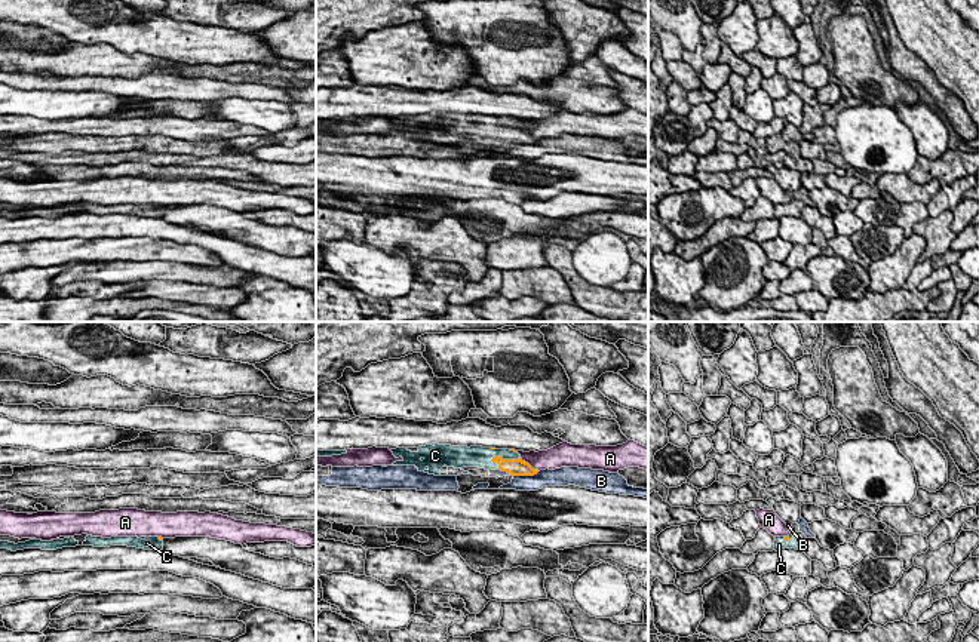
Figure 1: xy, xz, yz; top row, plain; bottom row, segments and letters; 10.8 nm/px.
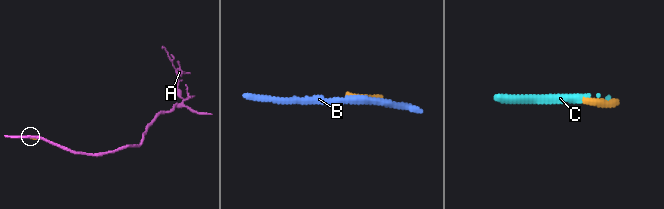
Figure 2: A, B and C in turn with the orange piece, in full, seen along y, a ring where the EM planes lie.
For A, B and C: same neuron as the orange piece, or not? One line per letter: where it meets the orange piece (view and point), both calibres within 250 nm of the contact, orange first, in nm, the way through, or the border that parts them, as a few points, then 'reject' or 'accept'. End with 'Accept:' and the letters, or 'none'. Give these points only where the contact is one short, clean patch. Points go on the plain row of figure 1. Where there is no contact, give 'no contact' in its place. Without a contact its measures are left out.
A: xz (527, 131) | 190/220 nm | reject
B: xz (525, 143) | 190/190 nm | reject
C: xz (502, 126) | 190/220 nm | accept
Accept: C

